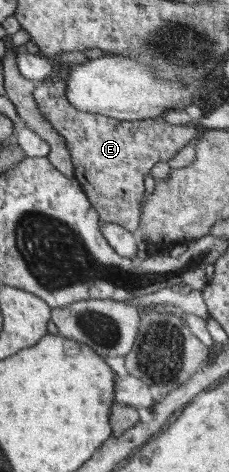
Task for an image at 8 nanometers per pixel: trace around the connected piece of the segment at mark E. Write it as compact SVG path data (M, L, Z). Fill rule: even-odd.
M59 75L37 83L34 99L38 103L38 108L47 121L65 138L68 150L72 155L75 178L81 183L92 206L98 211L102 223L116 223L126 230L134 232L139 227L141 219L142 209L139 202L145 198L144 178L150 174L150 170L154 168L156 162L168 162L170 158L174 158L181 148L202 133L203 128L188 124L172 125L166 122L162 116L143 121L119 121L106 115L82 112L66 98L66 87L67 80L60 78Z

